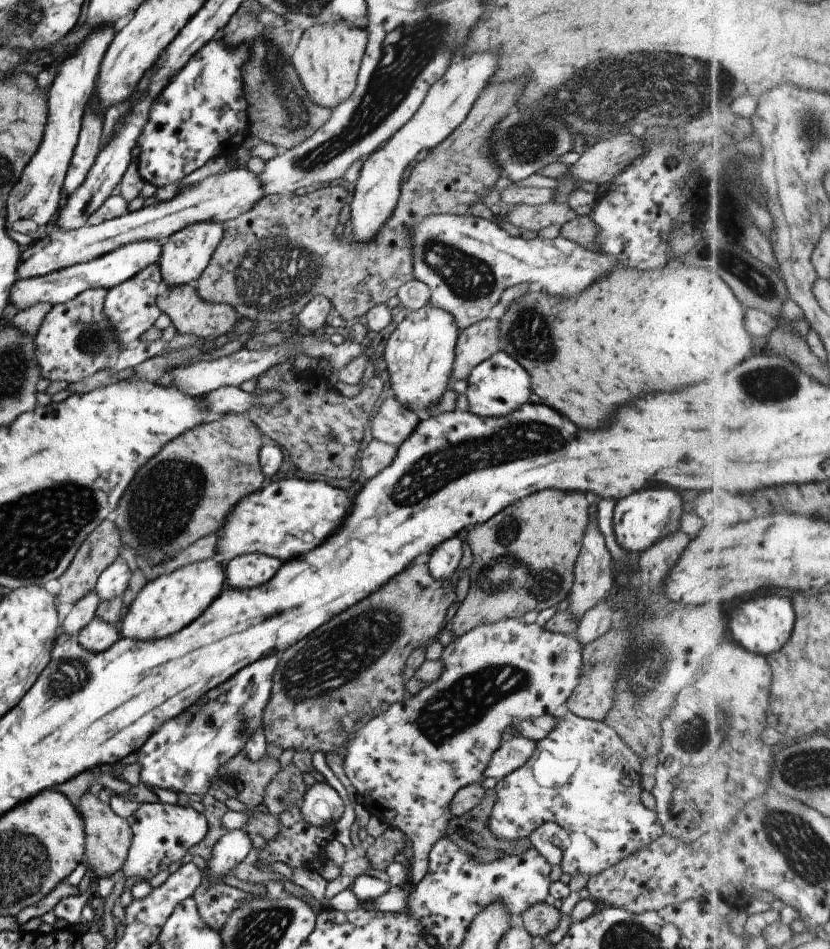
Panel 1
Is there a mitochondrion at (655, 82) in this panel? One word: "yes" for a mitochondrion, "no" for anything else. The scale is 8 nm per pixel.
yes

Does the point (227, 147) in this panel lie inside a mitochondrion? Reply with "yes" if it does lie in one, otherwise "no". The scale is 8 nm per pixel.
no

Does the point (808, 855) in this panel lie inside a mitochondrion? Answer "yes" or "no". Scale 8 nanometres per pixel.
yes

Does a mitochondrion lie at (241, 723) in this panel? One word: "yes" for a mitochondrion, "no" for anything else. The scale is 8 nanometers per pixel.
yes

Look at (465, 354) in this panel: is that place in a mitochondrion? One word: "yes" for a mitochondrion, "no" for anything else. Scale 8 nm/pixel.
no

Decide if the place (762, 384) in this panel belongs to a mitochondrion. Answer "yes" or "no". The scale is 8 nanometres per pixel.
yes

